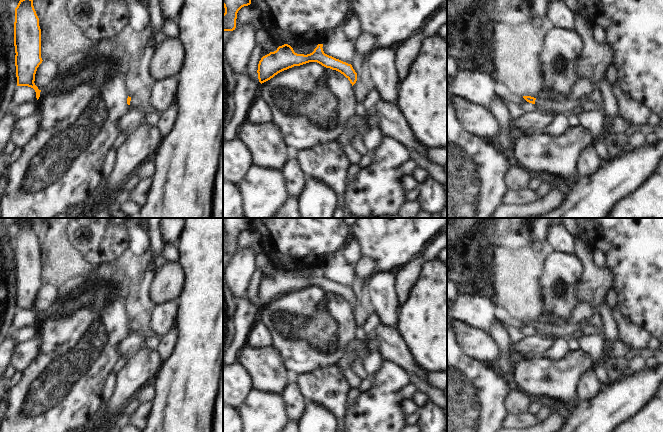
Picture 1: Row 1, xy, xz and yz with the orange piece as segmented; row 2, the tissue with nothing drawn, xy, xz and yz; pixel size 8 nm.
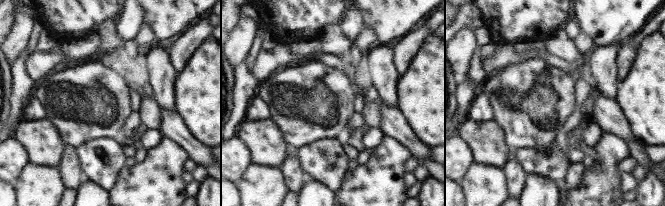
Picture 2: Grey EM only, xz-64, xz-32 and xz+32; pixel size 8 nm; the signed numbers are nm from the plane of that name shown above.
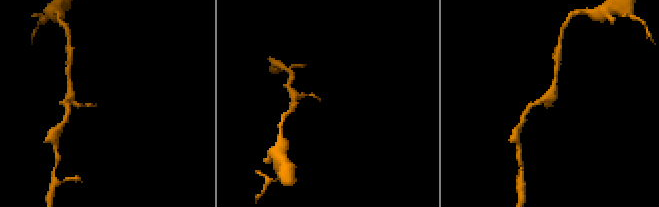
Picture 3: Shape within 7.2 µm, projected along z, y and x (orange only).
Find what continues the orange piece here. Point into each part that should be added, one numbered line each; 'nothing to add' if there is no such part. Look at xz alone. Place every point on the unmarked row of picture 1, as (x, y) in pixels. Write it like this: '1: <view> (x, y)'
1: xz (360, 316)

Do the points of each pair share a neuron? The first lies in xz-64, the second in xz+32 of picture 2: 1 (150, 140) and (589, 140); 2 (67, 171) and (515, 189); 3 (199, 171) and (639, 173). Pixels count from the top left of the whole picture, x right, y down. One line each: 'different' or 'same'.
1: same
2: same
3: same

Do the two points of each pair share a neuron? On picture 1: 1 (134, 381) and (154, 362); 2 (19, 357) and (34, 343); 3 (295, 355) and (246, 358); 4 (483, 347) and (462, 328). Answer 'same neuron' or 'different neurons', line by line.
1: same neuron
2: same neuron
3: different neurons
4: same neuron

